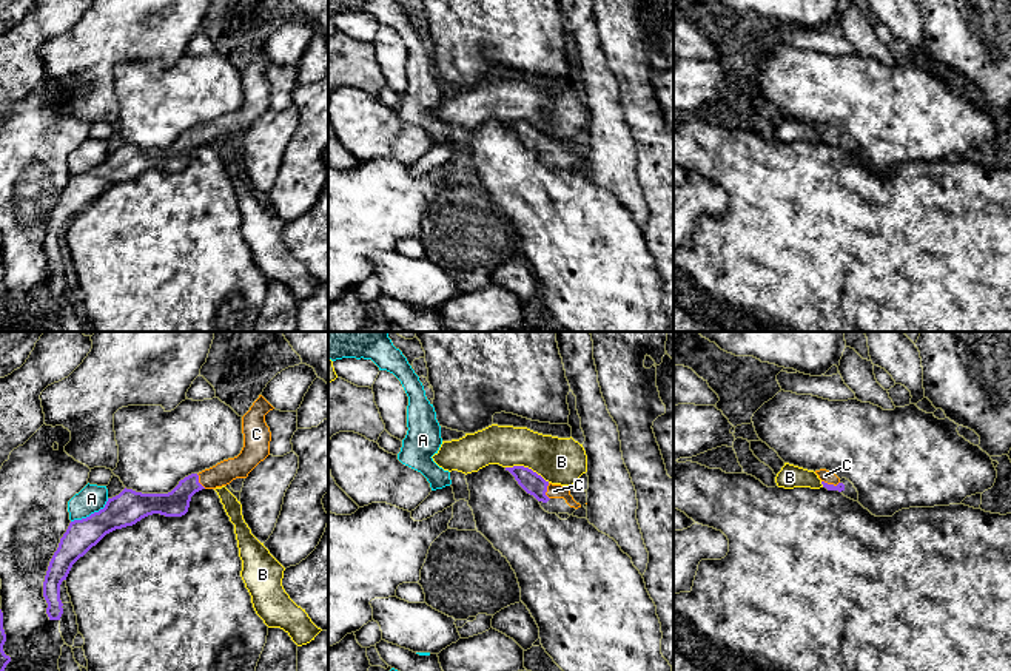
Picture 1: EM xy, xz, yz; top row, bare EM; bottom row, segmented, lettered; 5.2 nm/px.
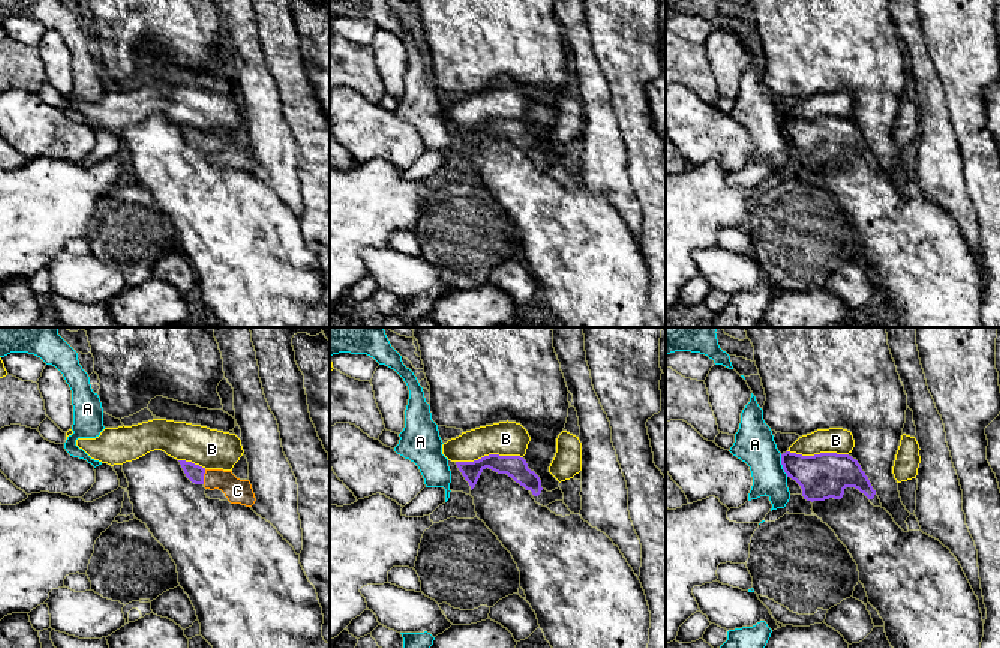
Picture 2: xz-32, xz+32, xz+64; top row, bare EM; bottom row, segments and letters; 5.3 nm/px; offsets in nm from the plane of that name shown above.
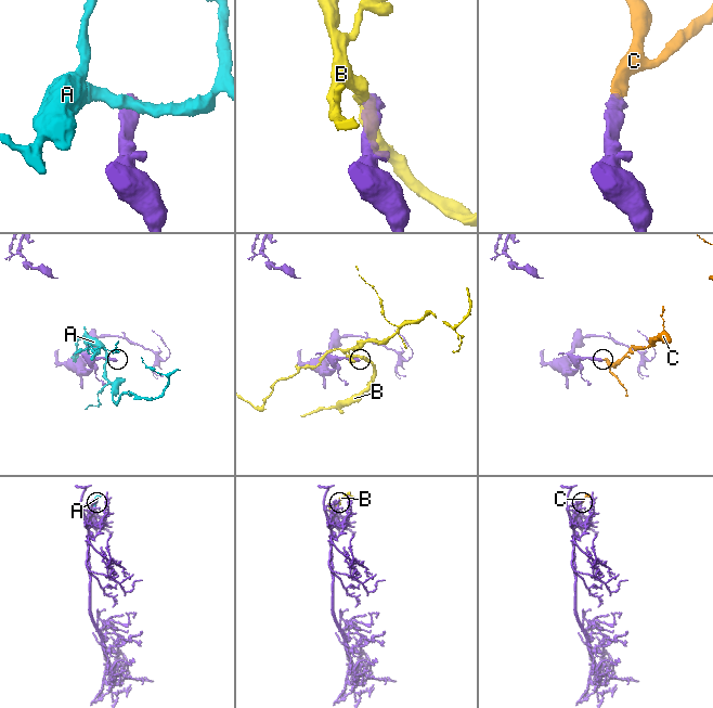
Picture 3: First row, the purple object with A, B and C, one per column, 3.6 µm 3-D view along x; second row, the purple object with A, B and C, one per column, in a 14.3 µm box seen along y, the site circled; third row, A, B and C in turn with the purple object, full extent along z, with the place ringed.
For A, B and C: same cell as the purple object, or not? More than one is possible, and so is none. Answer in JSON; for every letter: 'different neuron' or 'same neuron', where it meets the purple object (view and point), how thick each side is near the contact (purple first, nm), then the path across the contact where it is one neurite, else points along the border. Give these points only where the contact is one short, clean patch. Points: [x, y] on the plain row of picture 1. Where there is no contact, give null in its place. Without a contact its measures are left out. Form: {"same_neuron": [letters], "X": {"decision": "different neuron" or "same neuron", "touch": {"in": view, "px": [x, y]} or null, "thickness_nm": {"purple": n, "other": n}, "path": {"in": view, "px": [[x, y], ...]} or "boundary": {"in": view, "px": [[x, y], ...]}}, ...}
{"same_neuron": ["C"], "A": {"decision": "different neuron", "touch": {"in": "xy", "px": [91, 168]}, "thickness_nm": {"purple": 180, "other": 150}, "boundary": {"in": "xy", "px": [[108, 153], [97, 165], [71, 176]]}}, "B": {"decision": "different neuron", "touch": {"in": "xz", "px": [527, 122]}, "thickness_nm": {"purple": 110, "other": 240}, "boundary": {"in": "xz", "px": [[506, 121], [527, 121], [549, 136]]}}, "C": {"decision": "same neuron", "touch": {"in": "yz", "px": [831, 139]}, "thickness_nm": {"purple": 50, "other": 70}, "path": {"in": "yz", "px": [[840, 141], [831, 139], [825, 130]]}}}

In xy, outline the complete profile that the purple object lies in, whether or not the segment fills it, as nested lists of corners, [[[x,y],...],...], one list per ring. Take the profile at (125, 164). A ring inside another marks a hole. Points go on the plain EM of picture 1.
[[[259,49],[242,71],[244,102],[237,111],[185,131],[168,148],[142,148],[125,142],[119,150],[108,153],[105,162],[99,167],[71,176],[49,216],[43,236],[49,275],[60,275],[63,268],[60,239],[66,234],[72,219],[106,188],[133,180],[153,168],[182,171],[188,167],[191,151],[196,147],[227,140],[236,133],[247,133],[270,110],[271,86],[265,77],[265,69],[273,63]]]

